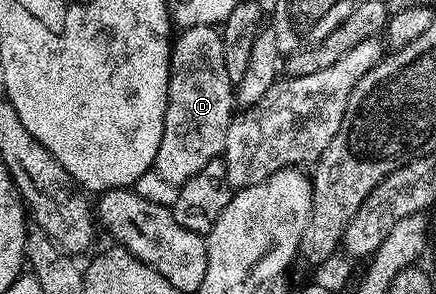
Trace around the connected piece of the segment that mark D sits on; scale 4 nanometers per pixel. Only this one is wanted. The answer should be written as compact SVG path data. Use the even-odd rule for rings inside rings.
M193 24L192 27L183 29L175 37L168 69L168 105L154 170L168 184L179 186L194 178L194 174L198 174L198 170L202 170L206 162L217 159L226 146L226 134L234 115L234 81L230 74L226 74L223 35L210 24Z

